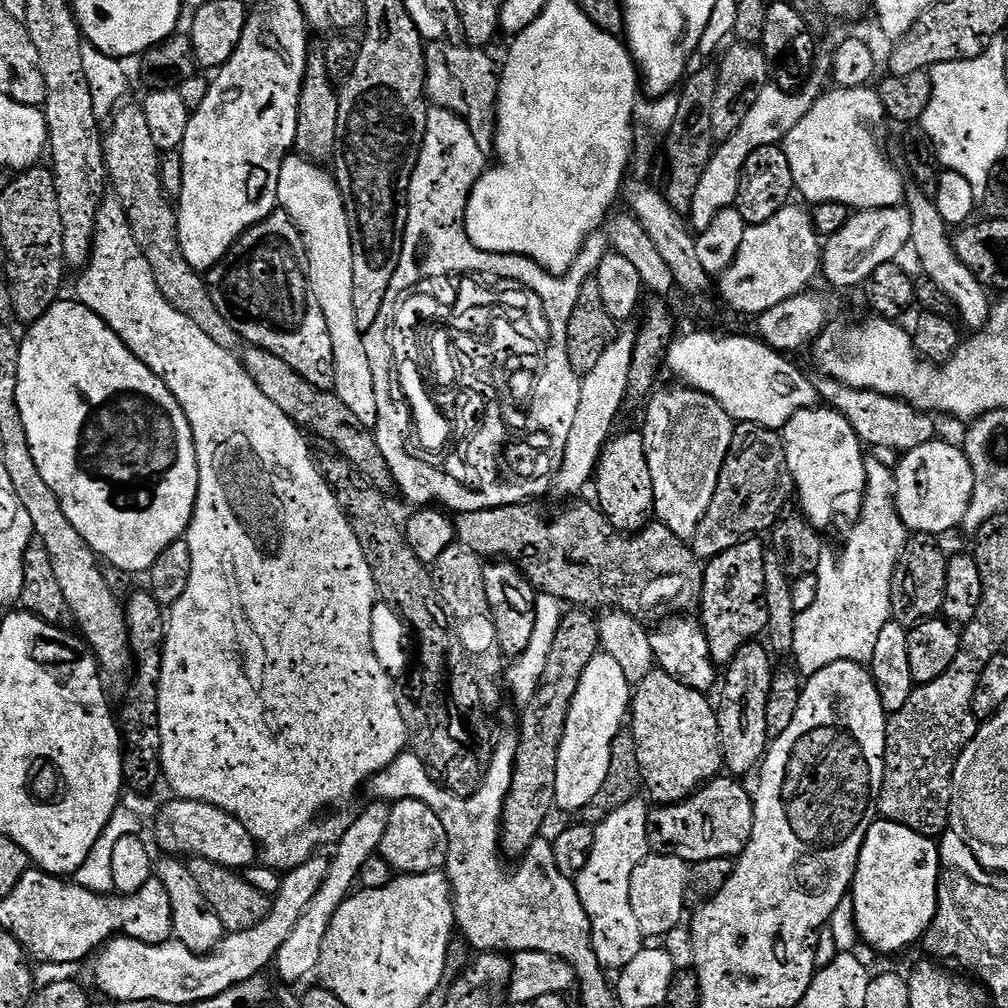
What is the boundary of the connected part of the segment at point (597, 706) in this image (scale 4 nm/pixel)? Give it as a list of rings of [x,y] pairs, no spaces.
[[[598,654],[586,666],[578,682],[578,694],[566,718],[562,746],[558,750],[558,782],[556,783],[556,808],[578,814],[602,790],[610,770],[610,750],[614,738],[625,727],[630,716],[634,688],[618,662],[607,654]]]

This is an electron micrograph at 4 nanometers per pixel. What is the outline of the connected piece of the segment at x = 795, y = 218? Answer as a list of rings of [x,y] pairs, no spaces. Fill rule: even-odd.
[[[789,206],[766,222],[745,227],[742,246],[738,246],[732,265],[719,277],[718,290],[736,311],[759,318],[766,310],[774,310],[778,302],[807,293],[808,283],[821,272],[822,237],[815,230],[813,217],[808,208]]]

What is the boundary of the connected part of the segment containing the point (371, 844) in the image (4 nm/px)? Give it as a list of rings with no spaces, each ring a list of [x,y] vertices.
[[[372,802],[368,804],[352,820],[352,825],[345,827],[339,833],[338,841],[340,845],[336,848],[336,853],[331,853],[328,862],[328,873],[325,874],[318,892],[309,905],[306,906],[305,912],[298,918],[295,923],[293,932],[280,949],[277,950],[274,959],[275,975],[279,977],[285,985],[295,985],[295,980],[300,980],[303,976],[311,974],[321,963],[320,951],[324,946],[324,935],[337,910],[342,906],[342,902],[353,895],[357,887],[360,871],[366,862],[366,858],[377,855],[380,851],[382,834],[386,834],[386,825],[390,823],[391,807],[384,802]]]

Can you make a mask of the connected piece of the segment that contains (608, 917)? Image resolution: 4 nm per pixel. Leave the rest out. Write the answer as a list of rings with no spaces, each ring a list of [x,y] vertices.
[[[637,798],[626,802],[626,806],[614,810],[614,814],[595,825],[592,852],[575,877],[576,889],[592,920],[592,945],[601,965],[608,970],[626,967],[630,958],[646,944],[642,926],[634,915],[634,906],[630,906],[632,875],[650,852],[650,808],[642,801]]]

